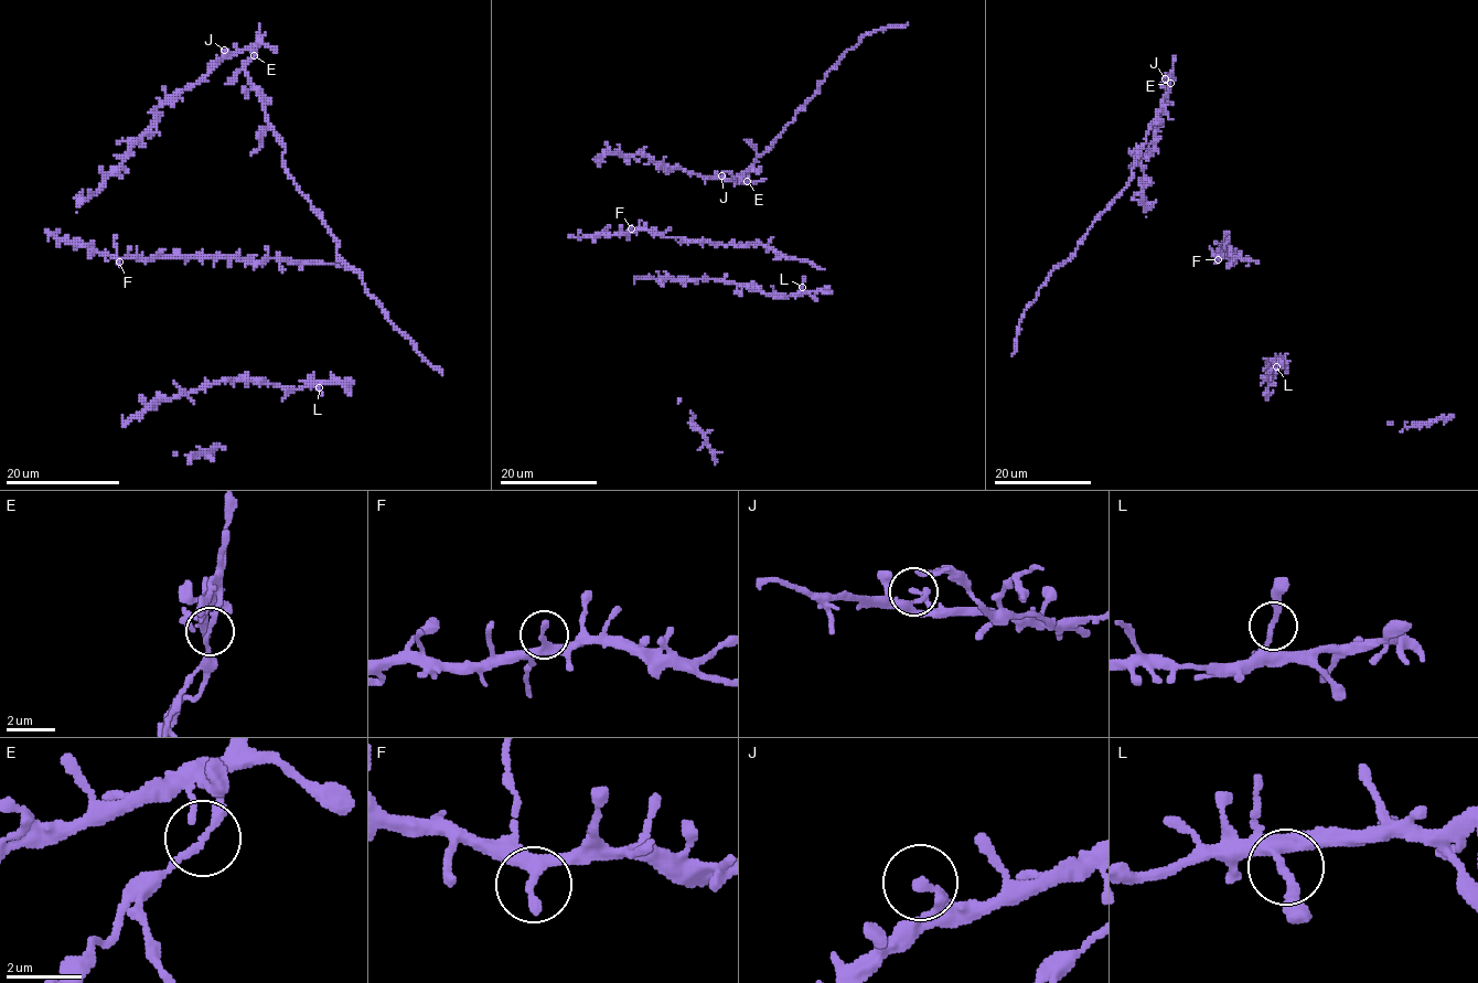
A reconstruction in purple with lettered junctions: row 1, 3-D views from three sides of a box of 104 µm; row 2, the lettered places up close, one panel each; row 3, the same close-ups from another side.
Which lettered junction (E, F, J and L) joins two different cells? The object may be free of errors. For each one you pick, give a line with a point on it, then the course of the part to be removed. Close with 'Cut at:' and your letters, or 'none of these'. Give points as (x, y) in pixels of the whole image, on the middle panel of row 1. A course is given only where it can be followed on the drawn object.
E: (747, 181) | (747, 181), (739, 177), (771, 145), (817, 89), (825, 74), (849, 49), (864, 35), (908, 23)
Cut at: E

